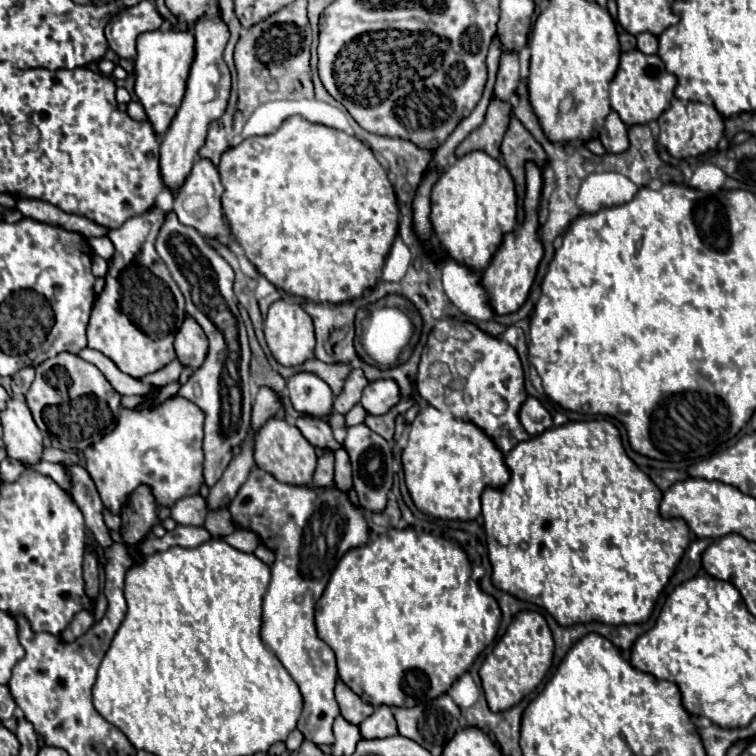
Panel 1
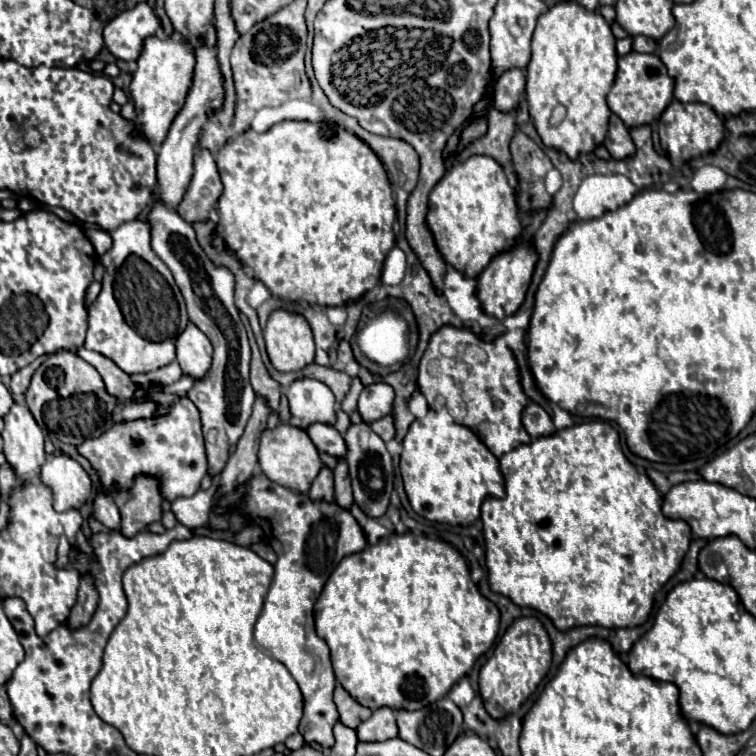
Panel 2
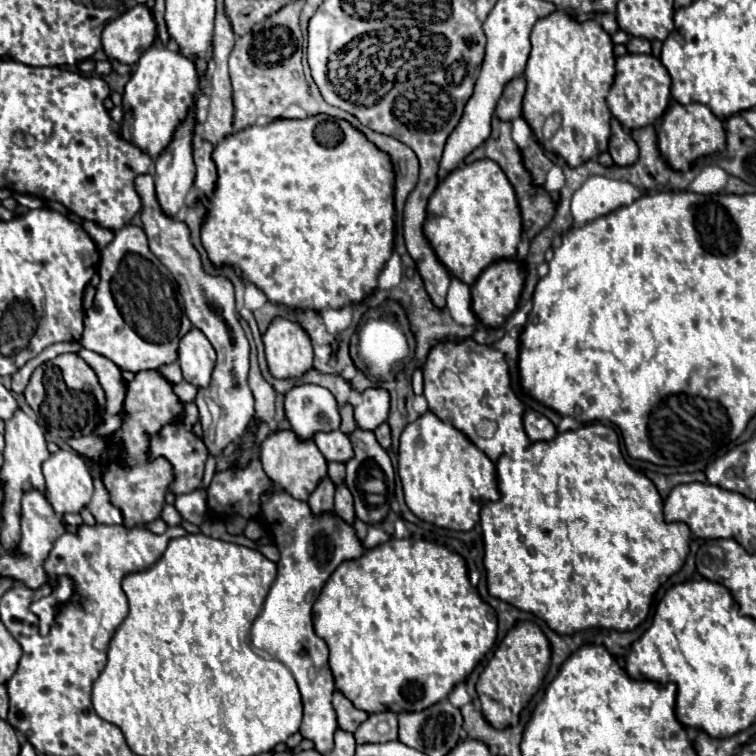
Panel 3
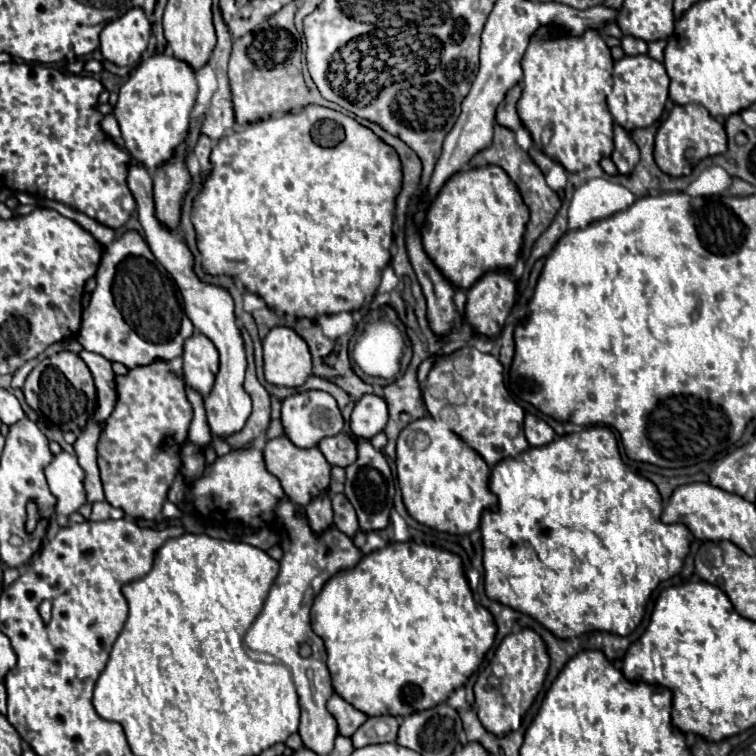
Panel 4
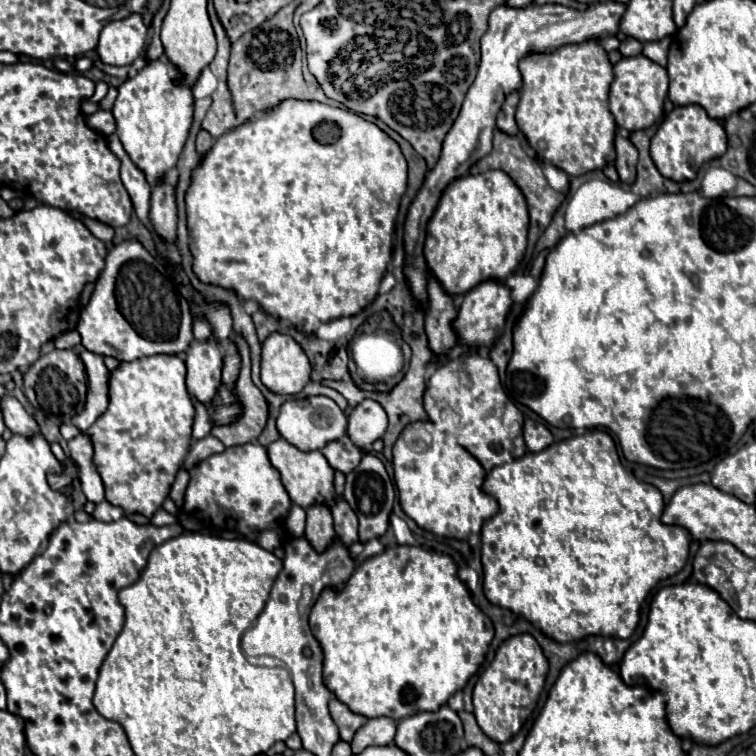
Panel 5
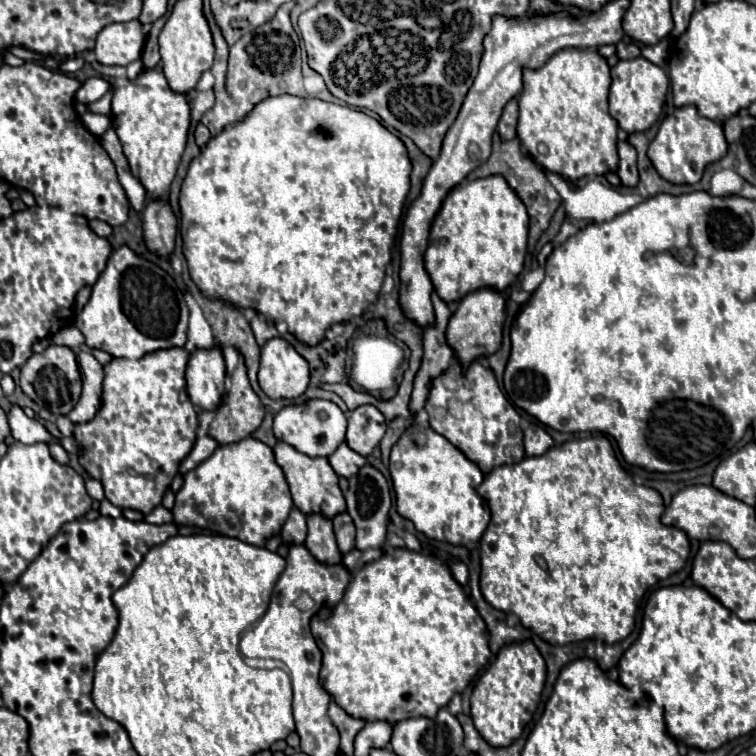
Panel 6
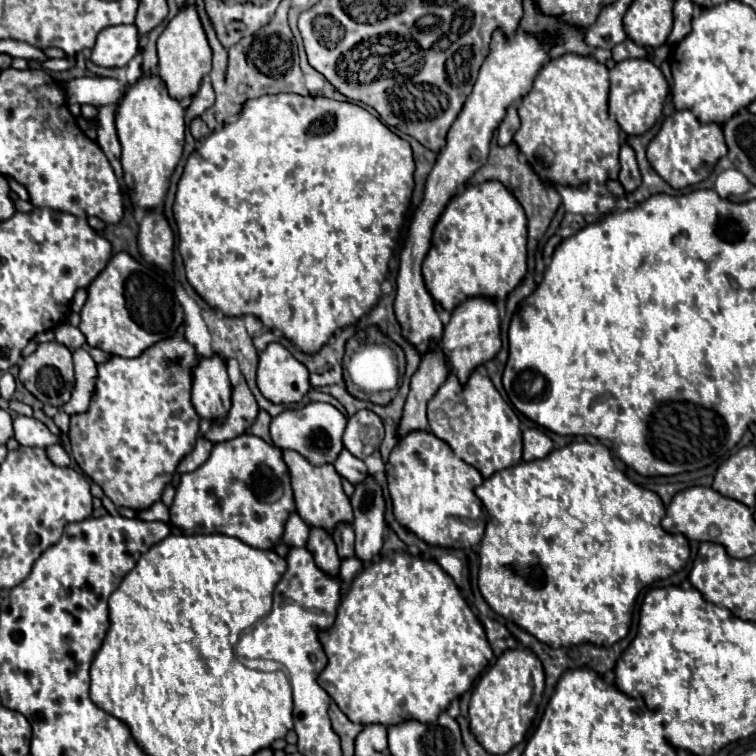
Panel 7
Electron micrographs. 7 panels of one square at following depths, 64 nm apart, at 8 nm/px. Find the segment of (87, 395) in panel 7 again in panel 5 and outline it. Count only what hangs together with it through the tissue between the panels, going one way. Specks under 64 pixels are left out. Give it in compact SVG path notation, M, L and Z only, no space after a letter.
M80 352L80 358L88 372L88 398L84 410L74 416L74 424L80 430L90 428L96 418L100 418L108 410L108 382L110 382L110 370L104 364L104 358L94 352Z

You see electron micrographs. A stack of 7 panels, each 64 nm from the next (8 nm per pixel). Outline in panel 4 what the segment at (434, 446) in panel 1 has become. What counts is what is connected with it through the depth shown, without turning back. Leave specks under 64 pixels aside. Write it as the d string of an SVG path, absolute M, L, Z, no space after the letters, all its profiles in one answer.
M432 416L410 422L398 436L396 474L408 514L424 526L450 534L470 534L478 528L486 508L496 510L496 496L490 490L490 468L484 458L464 444L456 432L444 428Z

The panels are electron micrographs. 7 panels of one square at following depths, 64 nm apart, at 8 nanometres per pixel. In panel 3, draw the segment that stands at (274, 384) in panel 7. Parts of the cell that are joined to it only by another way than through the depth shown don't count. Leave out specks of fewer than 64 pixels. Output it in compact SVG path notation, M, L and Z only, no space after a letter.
M278 316L270 322L262 340L272 376L294 378L312 368L312 342L298 322Z

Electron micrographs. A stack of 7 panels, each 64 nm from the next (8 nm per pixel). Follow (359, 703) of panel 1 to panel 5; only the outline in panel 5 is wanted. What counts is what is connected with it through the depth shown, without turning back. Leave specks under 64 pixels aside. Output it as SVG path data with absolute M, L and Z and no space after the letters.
M332 698L328 706L330 706L330 716L334 718L334 722L336 722L338 728L340 728L340 738L346 740L346 742L350 742L352 736L354 736L354 732L368 720L368 718L356 714L356 712L352 712L352 710L350 710L346 704L342 704L338 698Z

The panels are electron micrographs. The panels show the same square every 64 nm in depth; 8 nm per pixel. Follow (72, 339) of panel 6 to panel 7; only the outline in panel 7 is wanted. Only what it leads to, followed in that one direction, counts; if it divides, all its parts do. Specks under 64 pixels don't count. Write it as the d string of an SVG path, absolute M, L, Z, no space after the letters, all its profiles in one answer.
M62 324L56 328L56 342L68 346L70 350L76 350L80 346L84 346L84 334L76 328L76 326L70 326L70 324Z

